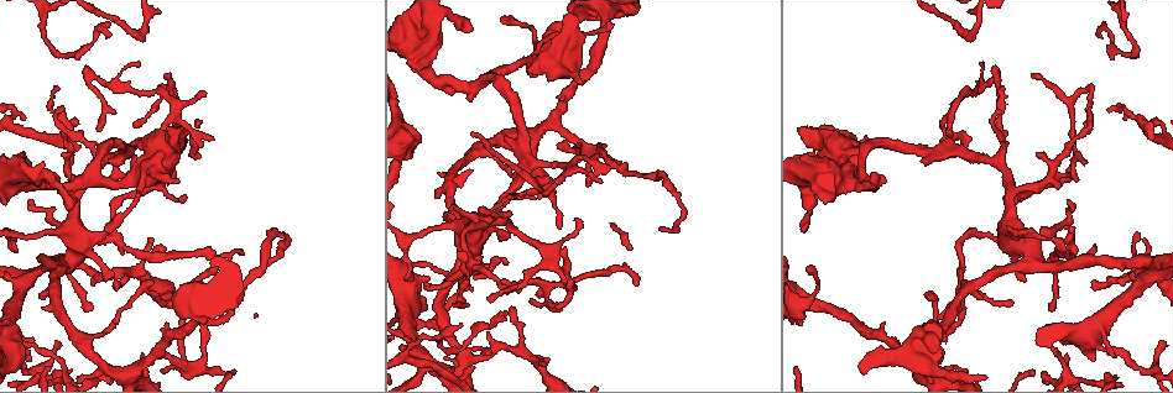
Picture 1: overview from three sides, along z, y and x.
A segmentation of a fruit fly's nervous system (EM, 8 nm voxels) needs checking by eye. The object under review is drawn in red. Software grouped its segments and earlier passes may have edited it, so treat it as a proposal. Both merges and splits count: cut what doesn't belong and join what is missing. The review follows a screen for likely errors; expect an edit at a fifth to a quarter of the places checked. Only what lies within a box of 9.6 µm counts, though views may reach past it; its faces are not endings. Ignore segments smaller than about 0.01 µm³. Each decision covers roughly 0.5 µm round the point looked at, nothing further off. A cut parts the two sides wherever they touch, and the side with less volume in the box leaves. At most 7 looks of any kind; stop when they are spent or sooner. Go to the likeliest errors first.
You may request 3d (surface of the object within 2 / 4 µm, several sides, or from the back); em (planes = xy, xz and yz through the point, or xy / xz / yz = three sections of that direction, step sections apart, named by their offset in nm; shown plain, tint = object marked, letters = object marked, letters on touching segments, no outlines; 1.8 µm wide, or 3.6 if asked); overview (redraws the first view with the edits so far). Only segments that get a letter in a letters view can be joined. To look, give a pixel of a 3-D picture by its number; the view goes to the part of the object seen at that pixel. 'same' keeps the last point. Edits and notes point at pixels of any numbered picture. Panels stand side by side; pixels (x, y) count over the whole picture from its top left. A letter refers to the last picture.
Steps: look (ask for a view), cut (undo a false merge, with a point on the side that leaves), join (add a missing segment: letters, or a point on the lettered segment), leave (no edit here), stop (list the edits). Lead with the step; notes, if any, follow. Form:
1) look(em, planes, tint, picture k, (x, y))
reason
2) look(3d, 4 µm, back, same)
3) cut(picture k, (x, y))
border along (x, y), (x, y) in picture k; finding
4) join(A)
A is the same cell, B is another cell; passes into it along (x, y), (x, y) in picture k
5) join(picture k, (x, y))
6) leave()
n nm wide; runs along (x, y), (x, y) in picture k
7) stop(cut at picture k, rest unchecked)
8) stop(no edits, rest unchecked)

look(3d, 2 µm, back, picture 1, (1101, 38))
tapers out

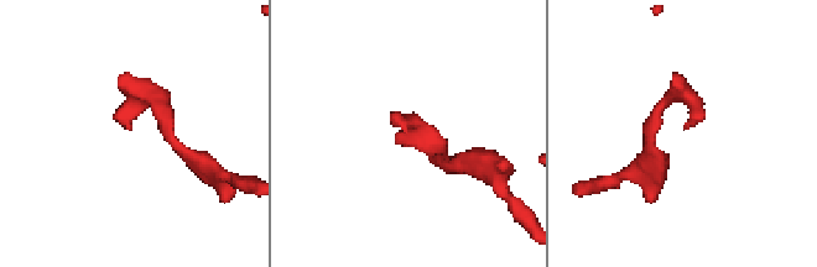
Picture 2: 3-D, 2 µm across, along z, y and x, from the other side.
look(em, planes, letters, picture 2, (686, 129))
need the tissue

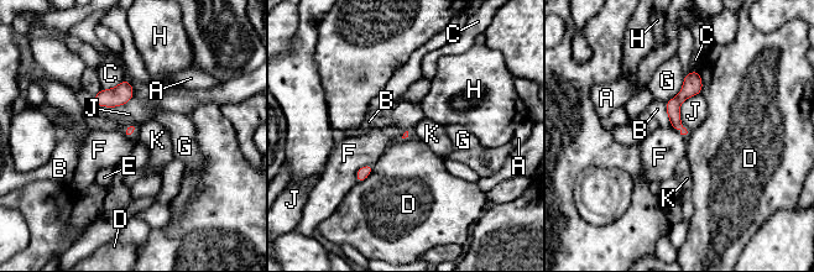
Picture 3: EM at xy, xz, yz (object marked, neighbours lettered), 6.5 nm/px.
leave()
A, B, C, D, E, F, G, H, J and K are other cells; border along (371, 163), (356, 171), (355, 182) in picture 3; none of them fits

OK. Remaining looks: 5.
look(em, planes, tint, picture 1, (579, 82))

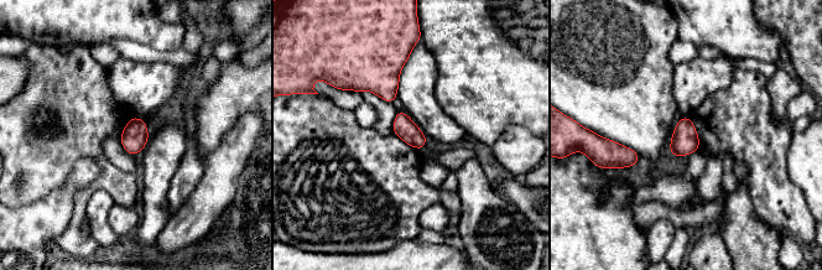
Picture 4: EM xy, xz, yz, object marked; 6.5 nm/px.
look(em, planes, letters, same)

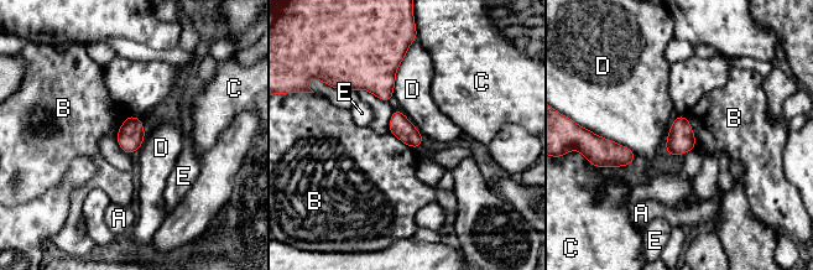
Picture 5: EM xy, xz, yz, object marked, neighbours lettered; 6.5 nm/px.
leave()
140 nm wide; D touches over 320 nm; A, B, C, D and E are other cells; none of them fits

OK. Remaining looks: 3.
look(3d, 2 µm, back, picture 1, (425, 283))
thin end

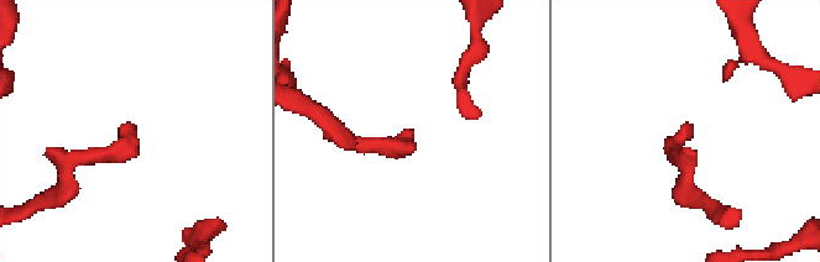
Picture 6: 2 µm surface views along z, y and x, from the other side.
look(em, planes, letters, picture 6, (406, 132))

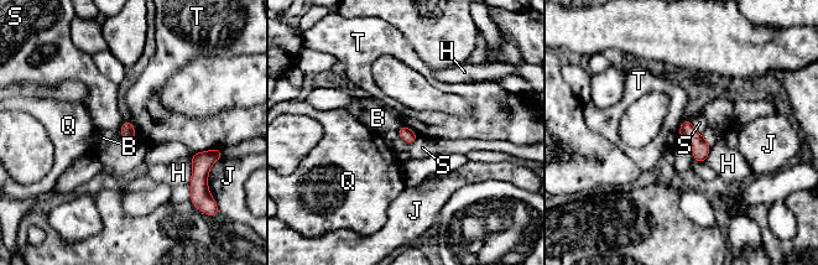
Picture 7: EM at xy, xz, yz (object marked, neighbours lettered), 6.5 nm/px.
leave()
B, H, J, Q, S and T are other cells; border along (213, 147), (191, 154) in picture 7; none of them fits

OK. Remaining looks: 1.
stop(no edits, rest unchecked)

